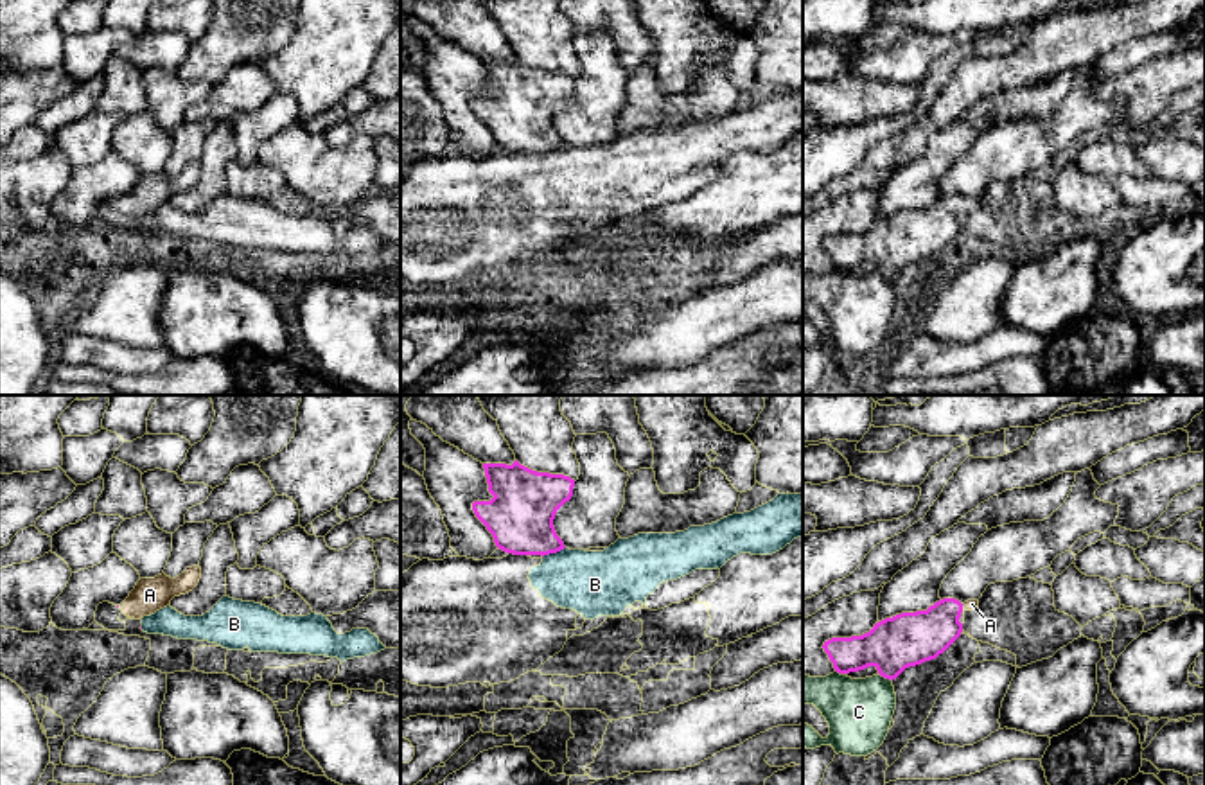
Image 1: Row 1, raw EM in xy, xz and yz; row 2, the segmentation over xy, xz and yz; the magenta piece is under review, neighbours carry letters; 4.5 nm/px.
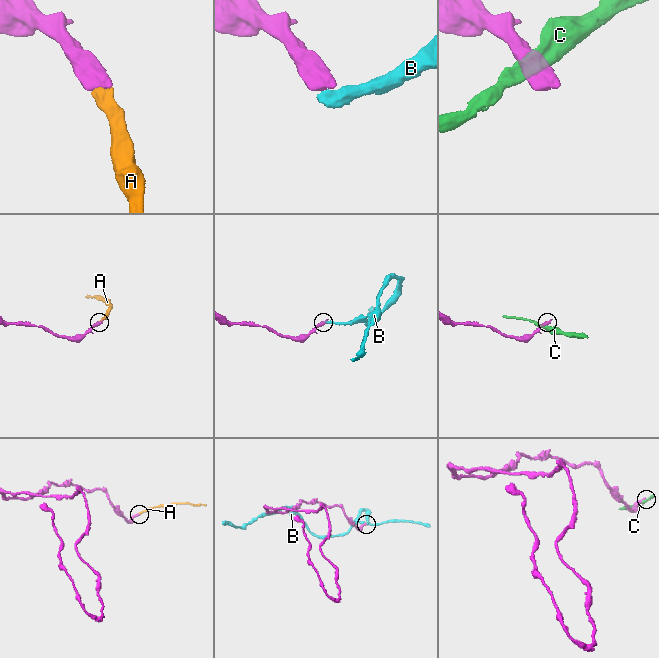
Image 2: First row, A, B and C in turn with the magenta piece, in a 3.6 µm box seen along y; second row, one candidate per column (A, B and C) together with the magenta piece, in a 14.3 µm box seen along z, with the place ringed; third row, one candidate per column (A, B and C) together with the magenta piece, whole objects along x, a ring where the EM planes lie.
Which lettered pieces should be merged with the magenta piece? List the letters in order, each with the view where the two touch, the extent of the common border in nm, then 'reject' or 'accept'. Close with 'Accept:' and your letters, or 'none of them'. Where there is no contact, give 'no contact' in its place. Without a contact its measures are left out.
A: contact in yz; length 30 nm; accept
B: contact in xz; length 120 nm; reject
C: contact in yz; length 70 nm; reject
Accept: A

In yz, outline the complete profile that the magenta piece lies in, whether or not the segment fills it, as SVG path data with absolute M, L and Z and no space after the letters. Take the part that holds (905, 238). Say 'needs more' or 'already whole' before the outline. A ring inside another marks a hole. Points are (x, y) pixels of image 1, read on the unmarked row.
needs more | M943 196L927 208L902 210L851 235L831 235L822 246L835 269L849 271L875 264L885 277L896 277L905 266L936 257L963 230L963 208L977 208L979 198L961 201Z

